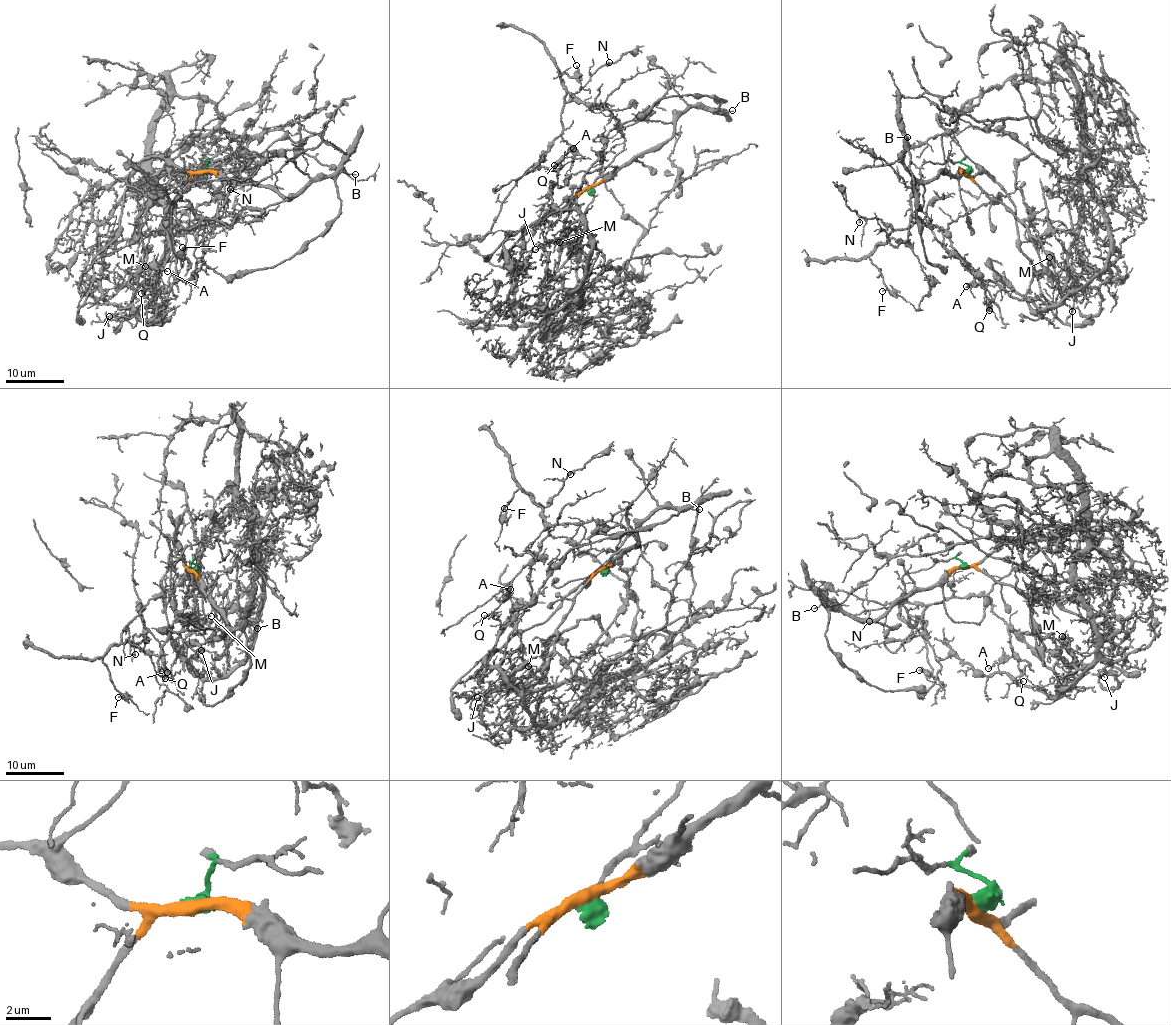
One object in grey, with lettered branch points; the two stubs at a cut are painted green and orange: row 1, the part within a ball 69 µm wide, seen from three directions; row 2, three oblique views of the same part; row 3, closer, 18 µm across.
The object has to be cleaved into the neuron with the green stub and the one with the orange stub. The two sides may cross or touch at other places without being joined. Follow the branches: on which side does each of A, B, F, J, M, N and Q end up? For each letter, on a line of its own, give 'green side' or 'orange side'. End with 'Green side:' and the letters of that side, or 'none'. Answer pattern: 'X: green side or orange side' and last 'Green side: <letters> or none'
A: green side
B: orange side
F: green side
J: orange side
M: orange side
N: green side
Q: green side
Green side: A, F, N, Q

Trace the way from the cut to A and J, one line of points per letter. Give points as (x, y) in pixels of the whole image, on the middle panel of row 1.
A: (589, 189), (623, 149), (622, 128), (603, 103), (568, 94), (562, 134), (540, 165), (551, 168), (573, 148)
J: (589, 189), (569, 207), (566, 241), (549, 244), (561, 238), (539, 307), (561, 323), (581, 294), (535, 249)

